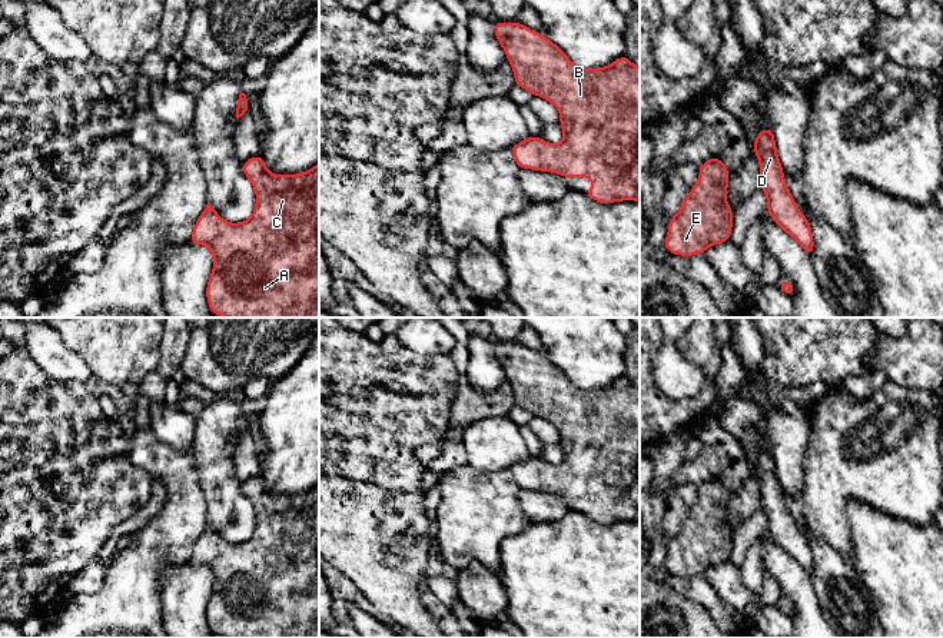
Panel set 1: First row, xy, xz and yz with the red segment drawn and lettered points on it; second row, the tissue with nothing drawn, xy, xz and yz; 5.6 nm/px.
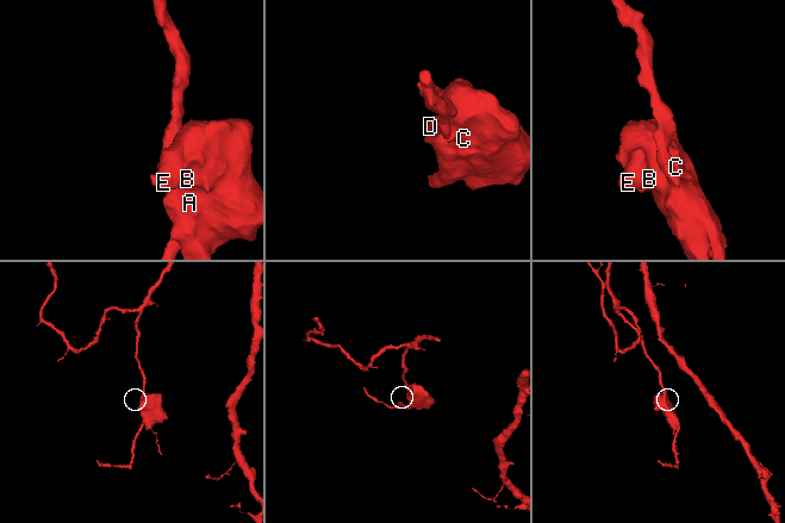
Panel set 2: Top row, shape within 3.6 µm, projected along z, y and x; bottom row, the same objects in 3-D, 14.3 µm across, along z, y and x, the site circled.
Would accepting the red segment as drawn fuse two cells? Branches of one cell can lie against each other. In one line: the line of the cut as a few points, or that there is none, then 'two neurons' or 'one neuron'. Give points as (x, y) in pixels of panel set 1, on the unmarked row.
cut none; one neuron

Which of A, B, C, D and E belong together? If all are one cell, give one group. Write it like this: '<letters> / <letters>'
A B C D E

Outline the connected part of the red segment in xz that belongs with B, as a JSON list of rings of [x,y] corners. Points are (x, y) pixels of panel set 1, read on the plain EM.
[[[497,342],[494,343],[494,353],[512,386],[515,406],[547,419],[561,435],[562,462],[551,465],[538,456],[527,458],[511,468],[517,486],[519,489],[558,494],[564,499],[591,498],[592,508],[584,515],[605,525],[622,521],[640,522],[640,389],[627,376],[618,378],[605,388],[580,389],[547,356],[519,342]]]

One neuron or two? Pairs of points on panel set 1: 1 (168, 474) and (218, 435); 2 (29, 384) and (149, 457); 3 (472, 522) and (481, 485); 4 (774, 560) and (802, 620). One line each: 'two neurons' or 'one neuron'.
1: two neurons
2: two neurons
3: one neuron
4: one neuron

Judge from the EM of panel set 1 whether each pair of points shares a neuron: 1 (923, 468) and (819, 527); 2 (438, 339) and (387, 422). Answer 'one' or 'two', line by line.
1: one
2: two

